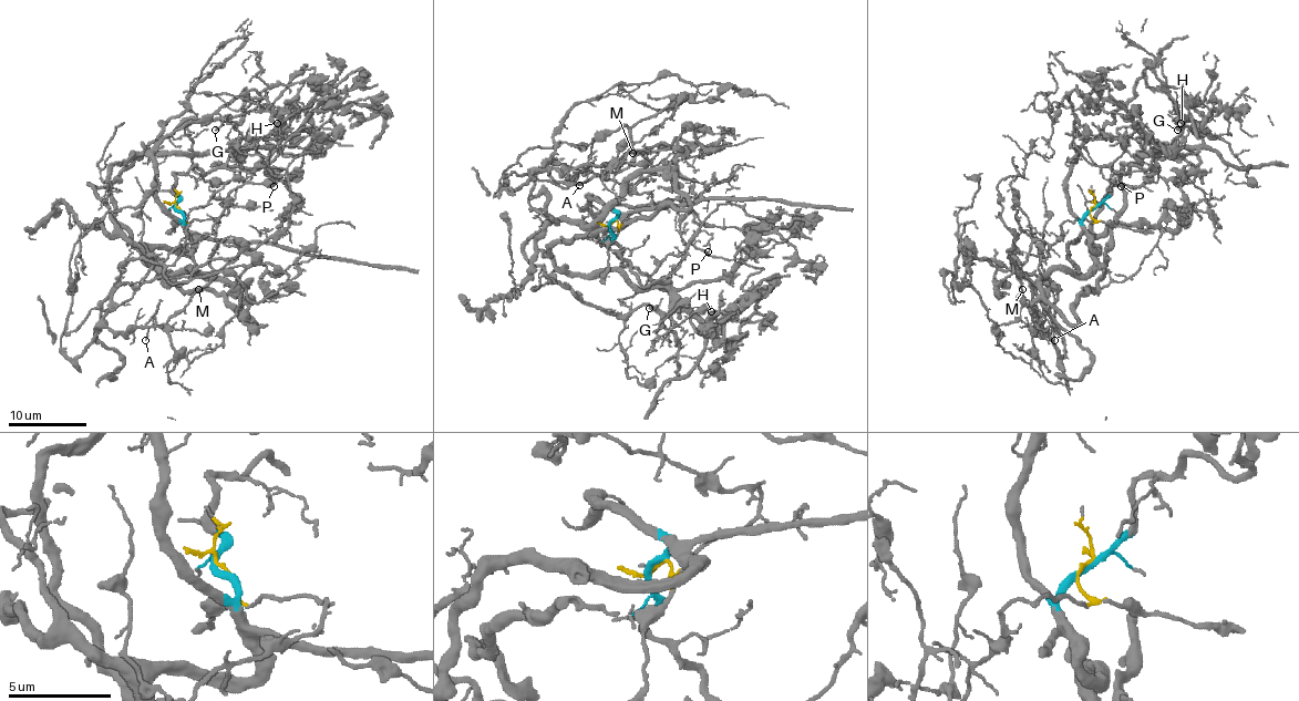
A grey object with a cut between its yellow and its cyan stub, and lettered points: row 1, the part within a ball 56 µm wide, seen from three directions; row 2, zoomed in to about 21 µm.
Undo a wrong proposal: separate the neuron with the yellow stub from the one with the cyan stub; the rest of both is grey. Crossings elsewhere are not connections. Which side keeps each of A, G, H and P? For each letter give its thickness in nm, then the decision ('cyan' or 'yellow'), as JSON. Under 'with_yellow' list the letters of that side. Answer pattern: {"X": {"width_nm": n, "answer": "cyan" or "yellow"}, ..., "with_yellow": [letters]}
{"A": {"width_nm": 130, "answer": "yellow"}, "G": {"width_nm": 180, "answer": "cyan"}, "H": {"width_nm": 190, "answer": "cyan"}, "P": {"width_nm": 90, "answer": "cyan"}, "with_yellow": ["A"]}

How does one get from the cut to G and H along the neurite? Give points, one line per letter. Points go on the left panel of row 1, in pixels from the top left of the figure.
G: (175, 208), (185, 222), (189, 249), (136, 244), (91, 185), (106, 186), (185, 122), (219, 120), (215, 130)
H: (175, 208), (175, 175), (195, 166), (215, 171), (230, 151), (270, 148), (268, 140), (282, 123), (276, 123)

